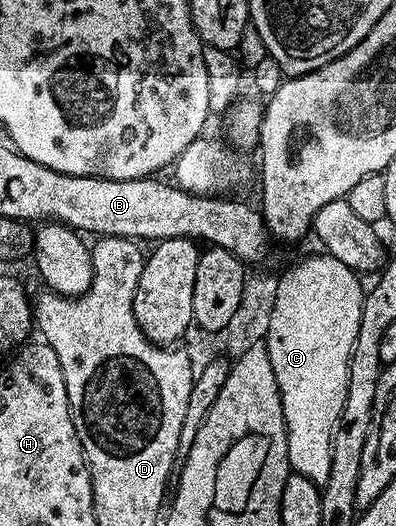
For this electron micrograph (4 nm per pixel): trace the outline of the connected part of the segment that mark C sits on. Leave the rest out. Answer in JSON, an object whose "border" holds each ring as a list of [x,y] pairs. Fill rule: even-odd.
{"border":[[[327,253],[319,254],[311,259],[302,259],[295,267],[281,273],[271,309],[271,325],[268,326],[264,342],[282,398],[291,472],[321,485],[328,481],[328,475],[332,473],[332,437],[346,400],[350,354],[354,352],[356,333],[362,320],[364,287],[358,284],[359,276],[348,265]]]}

